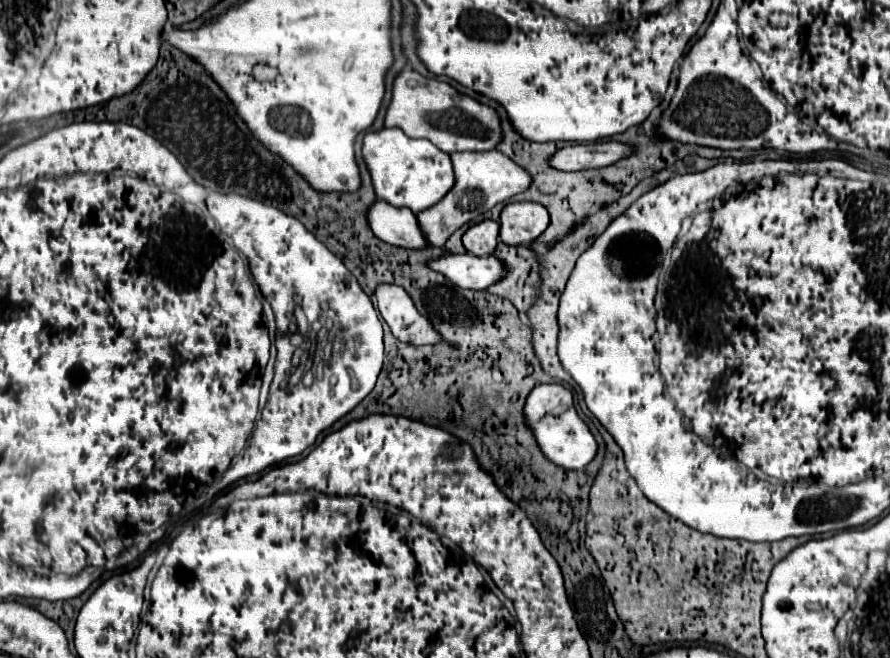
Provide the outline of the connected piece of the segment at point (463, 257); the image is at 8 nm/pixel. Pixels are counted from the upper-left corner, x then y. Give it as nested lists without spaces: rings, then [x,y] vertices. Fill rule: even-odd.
[[[449,254],[429,260],[427,266],[467,290],[485,290],[503,276],[503,264],[495,256],[477,258],[473,254]]]

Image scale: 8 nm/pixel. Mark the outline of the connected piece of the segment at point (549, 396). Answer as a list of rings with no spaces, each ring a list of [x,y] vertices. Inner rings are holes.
[[[559,384],[535,386],[525,400],[523,416],[525,416],[525,424],[529,426],[539,450],[551,464],[565,468],[565,470],[581,470],[593,460],[597,452],[597,442],[593,434],[589,432],[587,424],[577,416],[573,408],[573,396],[567,388]]]

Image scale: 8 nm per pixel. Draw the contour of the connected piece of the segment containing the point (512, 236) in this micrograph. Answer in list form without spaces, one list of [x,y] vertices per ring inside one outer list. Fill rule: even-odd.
[[[513,202],[503,208],[499,224],[505,244],[531,244],[549,226],[549,212],[537,202]]]

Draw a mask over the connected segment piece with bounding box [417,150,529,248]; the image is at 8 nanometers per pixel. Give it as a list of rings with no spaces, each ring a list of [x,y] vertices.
[[[497,150],[453,152],[451,162],[453,162],[453,172],[455,172],[453,188],[431,208],[417,212],[417,222],[419,222],[421,234],[425,236],[427,244],[433,248],[443,248],[445,240],[457,228],[461,228],[469,220],[485,214],[497,202],[509,200],[511,196],[523,192],[529,186],[529,176],[525,176],[525,170],[517,168],[517,164],[513,164],[513,160],[509,160],[507,156],[503,156]]]

